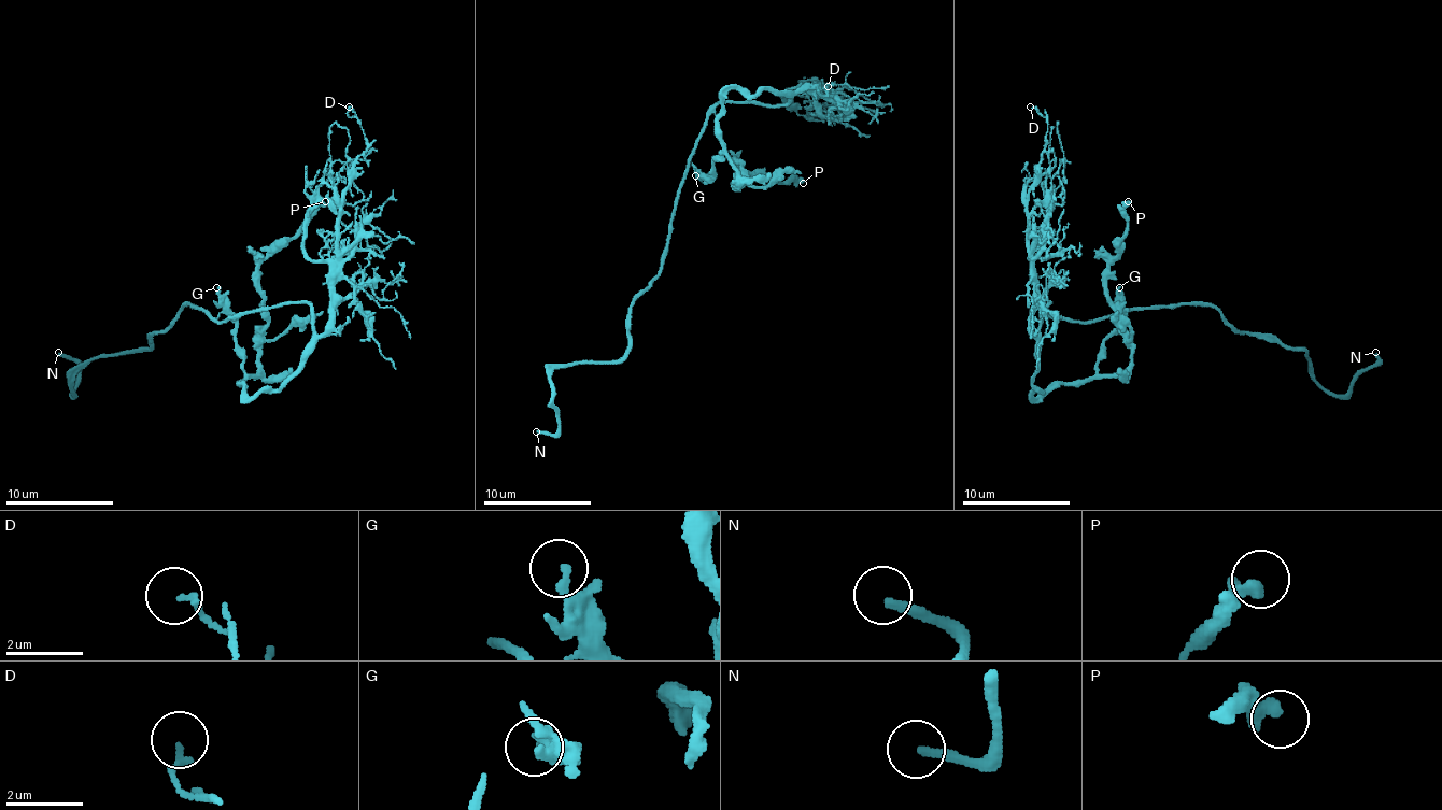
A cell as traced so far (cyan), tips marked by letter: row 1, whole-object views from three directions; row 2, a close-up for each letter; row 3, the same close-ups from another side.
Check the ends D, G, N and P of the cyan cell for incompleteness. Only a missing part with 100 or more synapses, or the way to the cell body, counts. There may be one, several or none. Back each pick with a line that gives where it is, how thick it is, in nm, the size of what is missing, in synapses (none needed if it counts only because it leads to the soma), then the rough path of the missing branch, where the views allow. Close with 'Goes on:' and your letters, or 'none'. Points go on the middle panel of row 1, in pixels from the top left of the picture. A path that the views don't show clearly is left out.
N: place (536, 431); calibre 240 nm; course (536, 431), (498, 426)
Goes on: N

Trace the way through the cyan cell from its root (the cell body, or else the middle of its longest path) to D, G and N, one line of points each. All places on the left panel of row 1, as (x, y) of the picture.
D: (254, 312), (308, 303), (313, 328), (327, 328), (341, 190), (365, 147), (349, 107)
G: (254, 312), (308, 303), (313, 350), (276, 389), (249, 395), (241, 384), (236, 317), (216, 287)
N: (254, 312), (220, 323), (187, 303), (150, 346), (93, 357), (74, 377), (74, 395), (80, 366), (58, 352)

